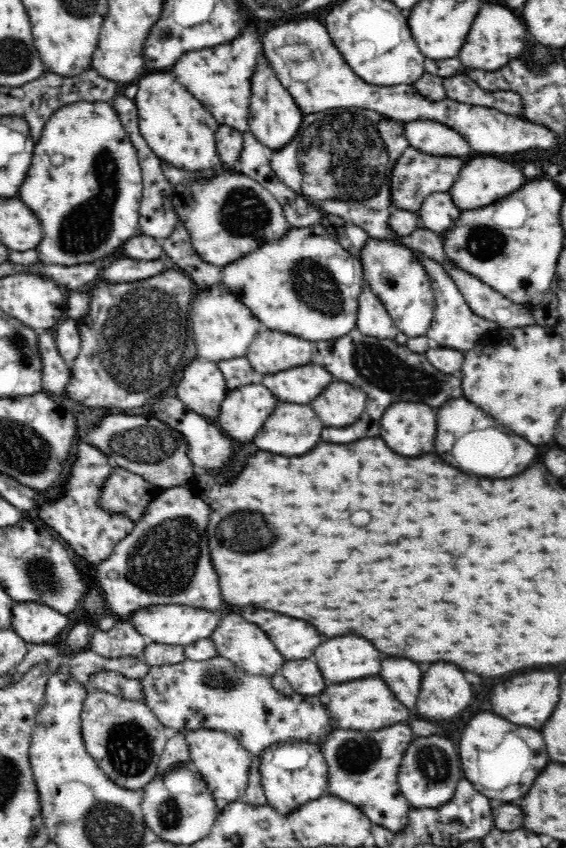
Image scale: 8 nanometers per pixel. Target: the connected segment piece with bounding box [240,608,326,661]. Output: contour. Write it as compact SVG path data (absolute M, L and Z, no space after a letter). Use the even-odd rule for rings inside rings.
M242 608L240 616L260 626L286 661L310 658L326 638L312 624L304 620L292 620L290 616L282 616L278 612Z

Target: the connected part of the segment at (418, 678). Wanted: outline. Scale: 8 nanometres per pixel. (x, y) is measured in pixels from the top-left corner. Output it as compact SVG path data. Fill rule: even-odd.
M386 658L382 662L382 672L386 684L390 684L390 690L406 708L416 706L416 698L420 692L422 682L422 670L412 660L404 658Z

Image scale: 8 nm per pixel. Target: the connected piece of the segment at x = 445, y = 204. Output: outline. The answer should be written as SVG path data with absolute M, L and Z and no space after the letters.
M448 192L429 194L418 210L421 225L437 233L443 233L453 227L460 213Z

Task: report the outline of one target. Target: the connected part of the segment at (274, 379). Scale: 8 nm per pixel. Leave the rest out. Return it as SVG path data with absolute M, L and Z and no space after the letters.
M316 364L262 376L262 384L266 384L266 388L270 388L270 392L274 392L282 402L296 404L310 404L332 380L332 374Z

